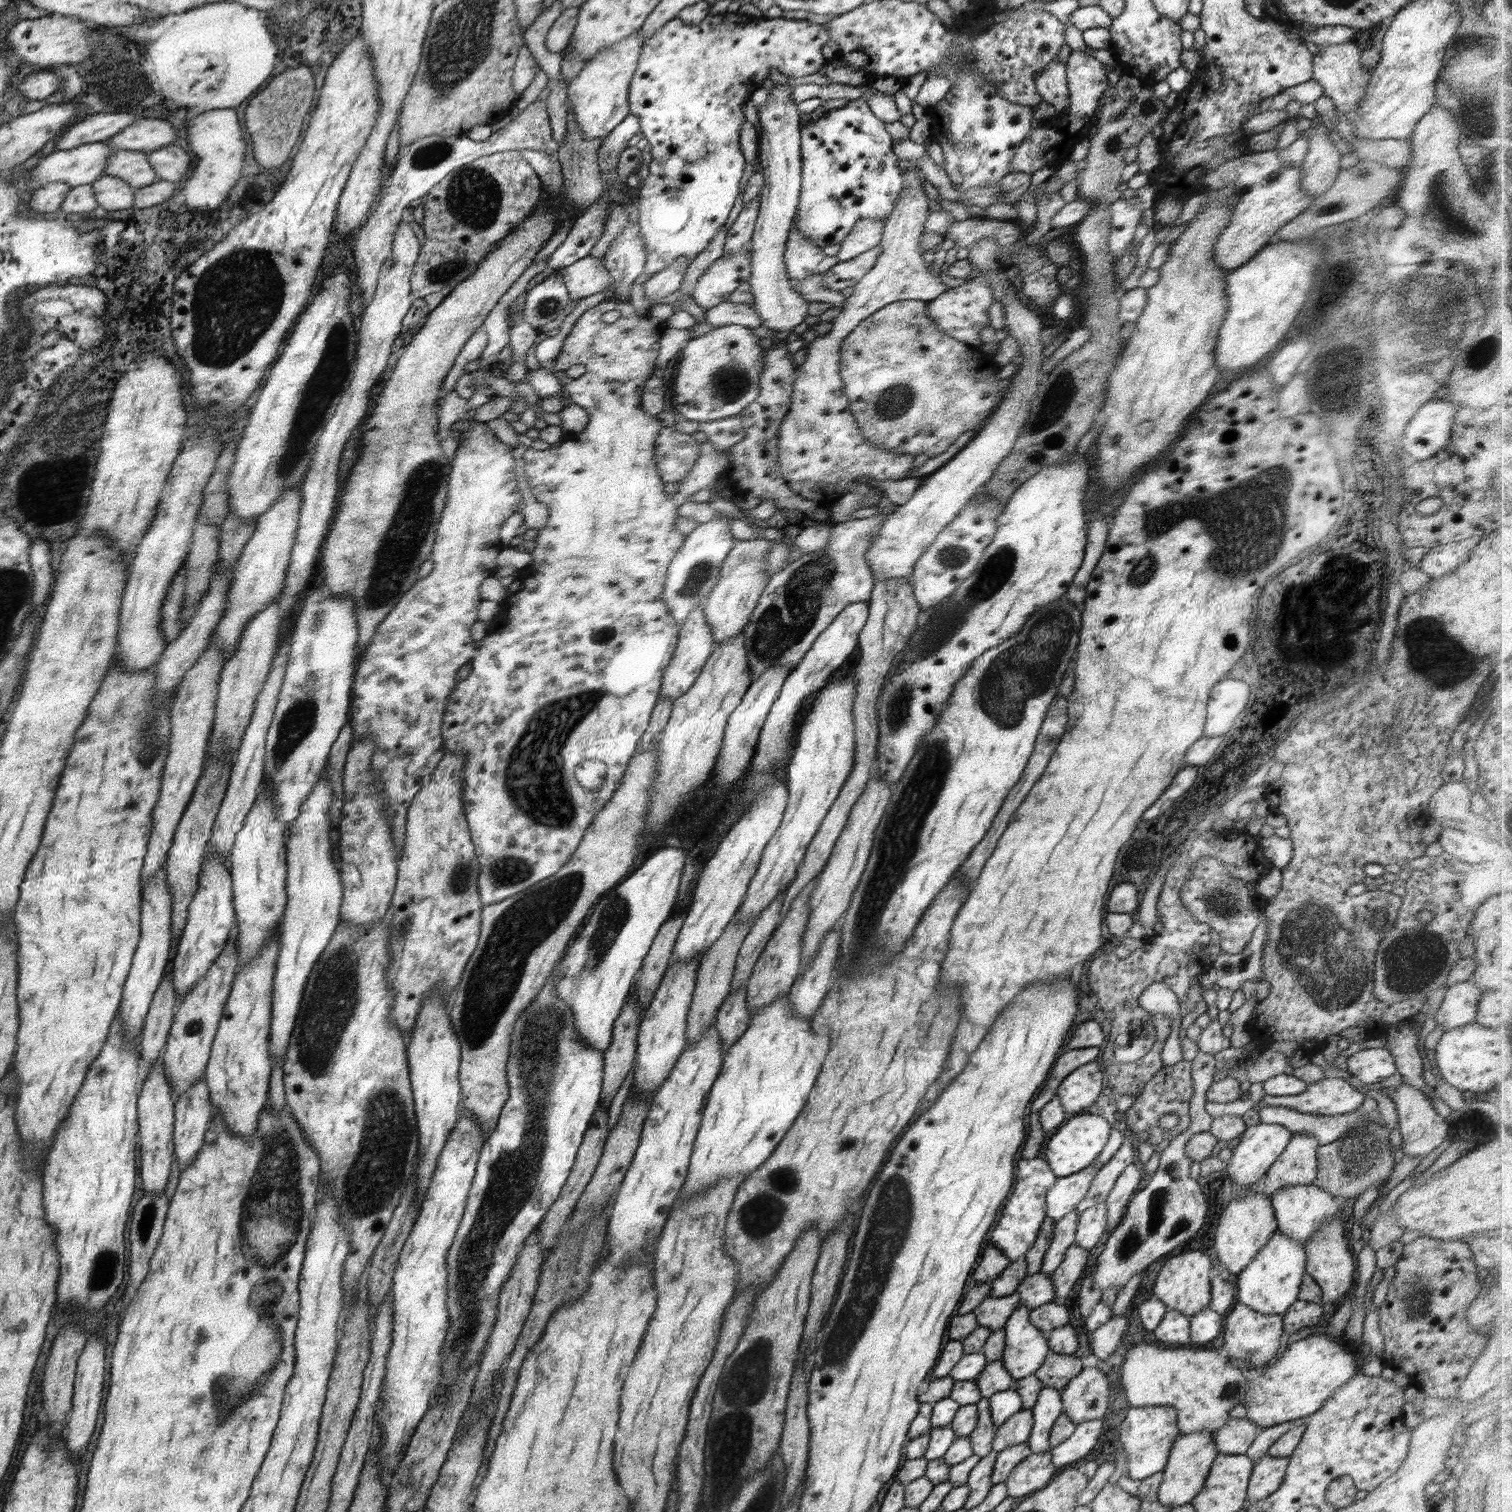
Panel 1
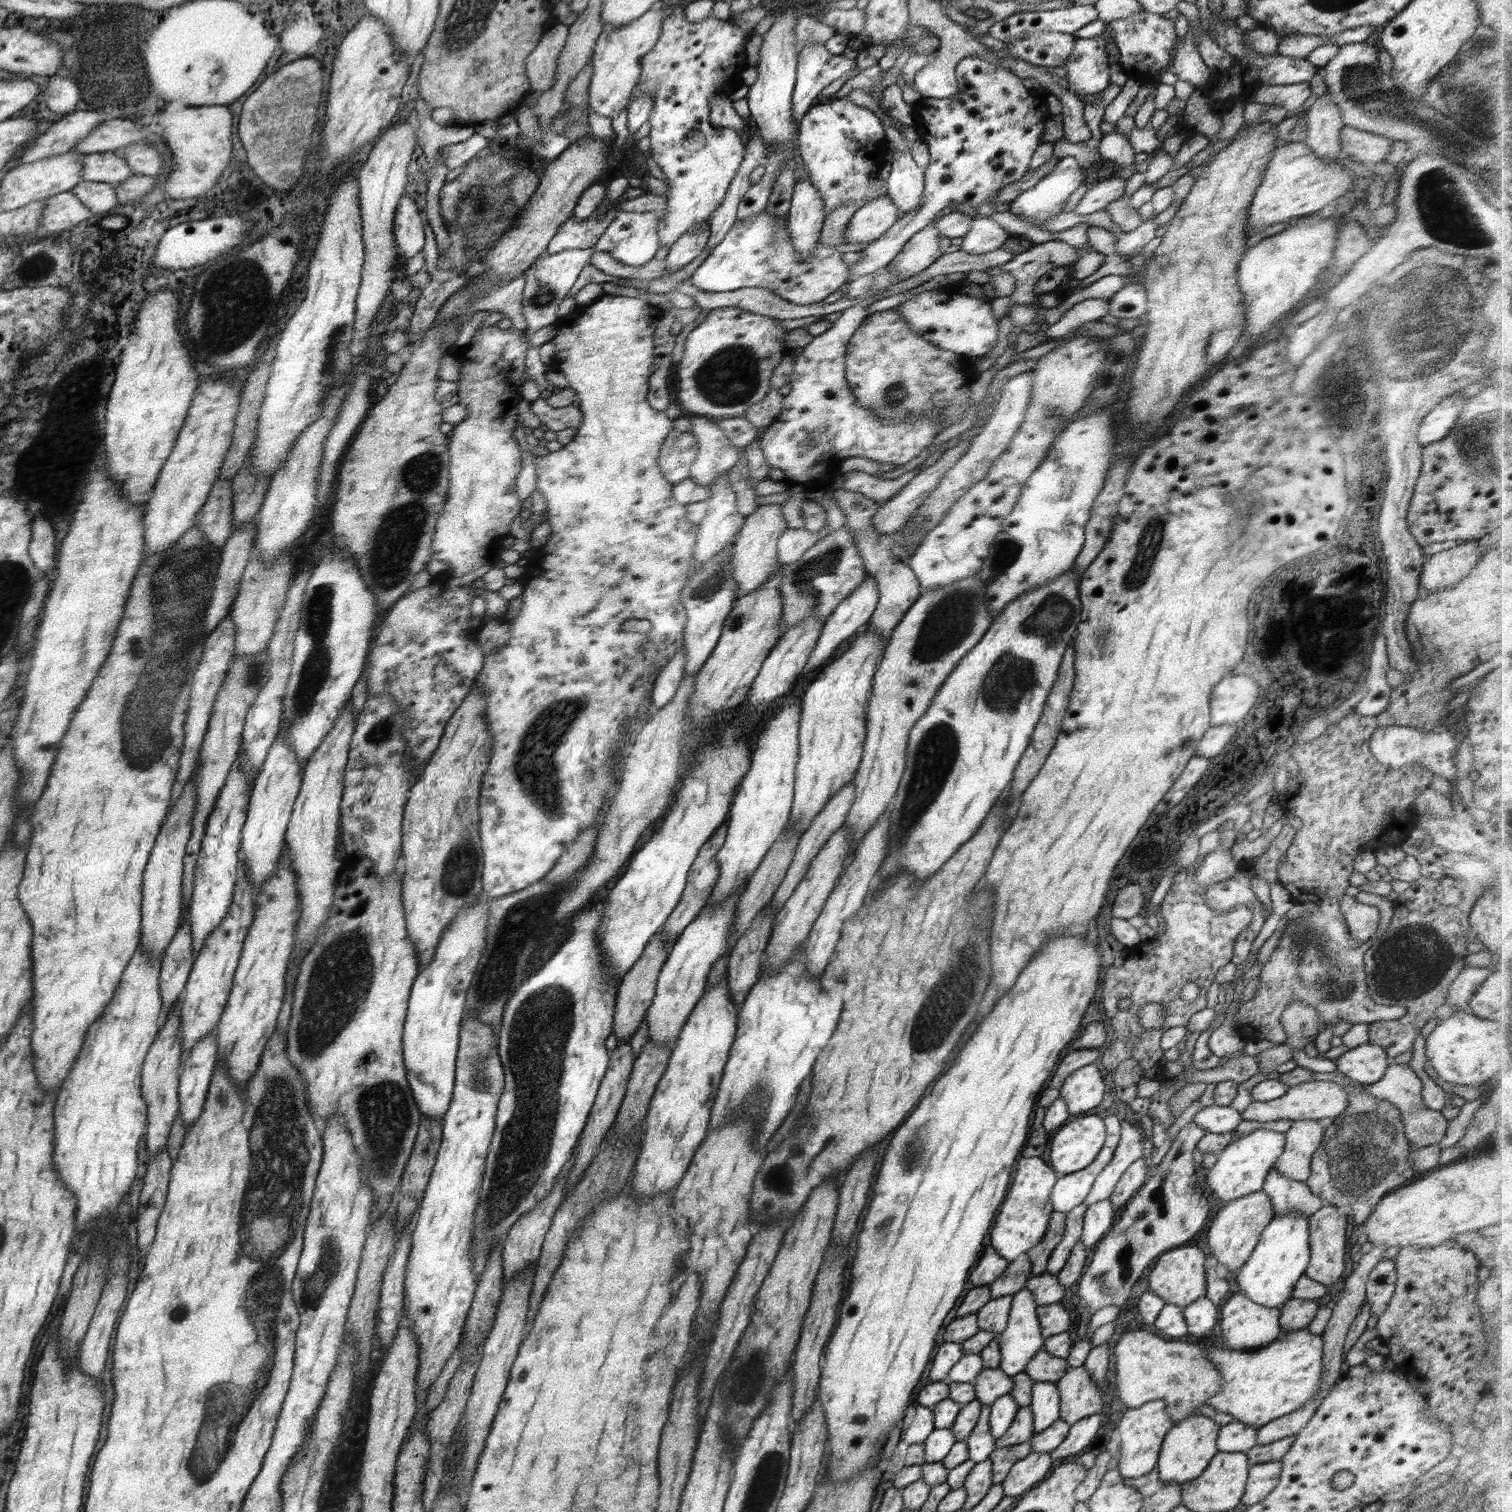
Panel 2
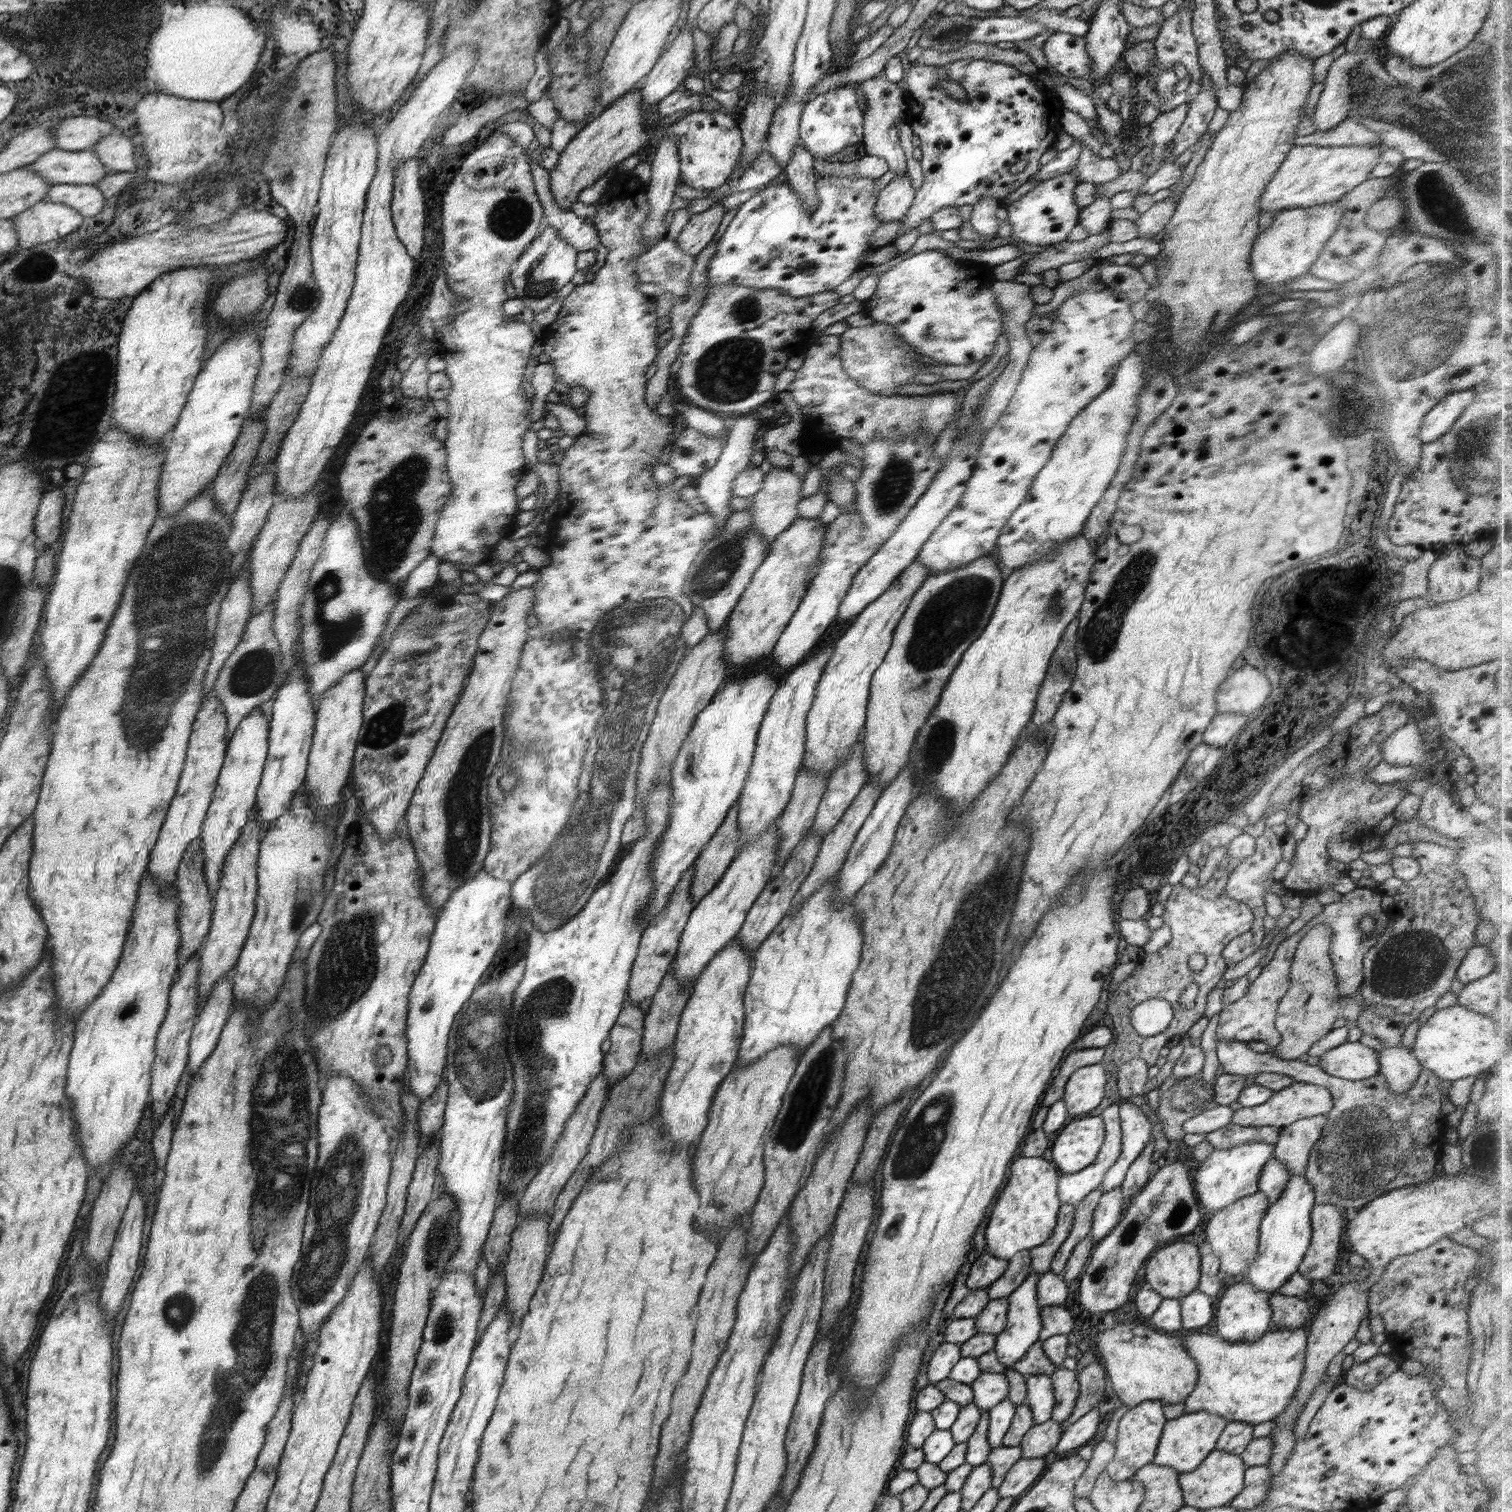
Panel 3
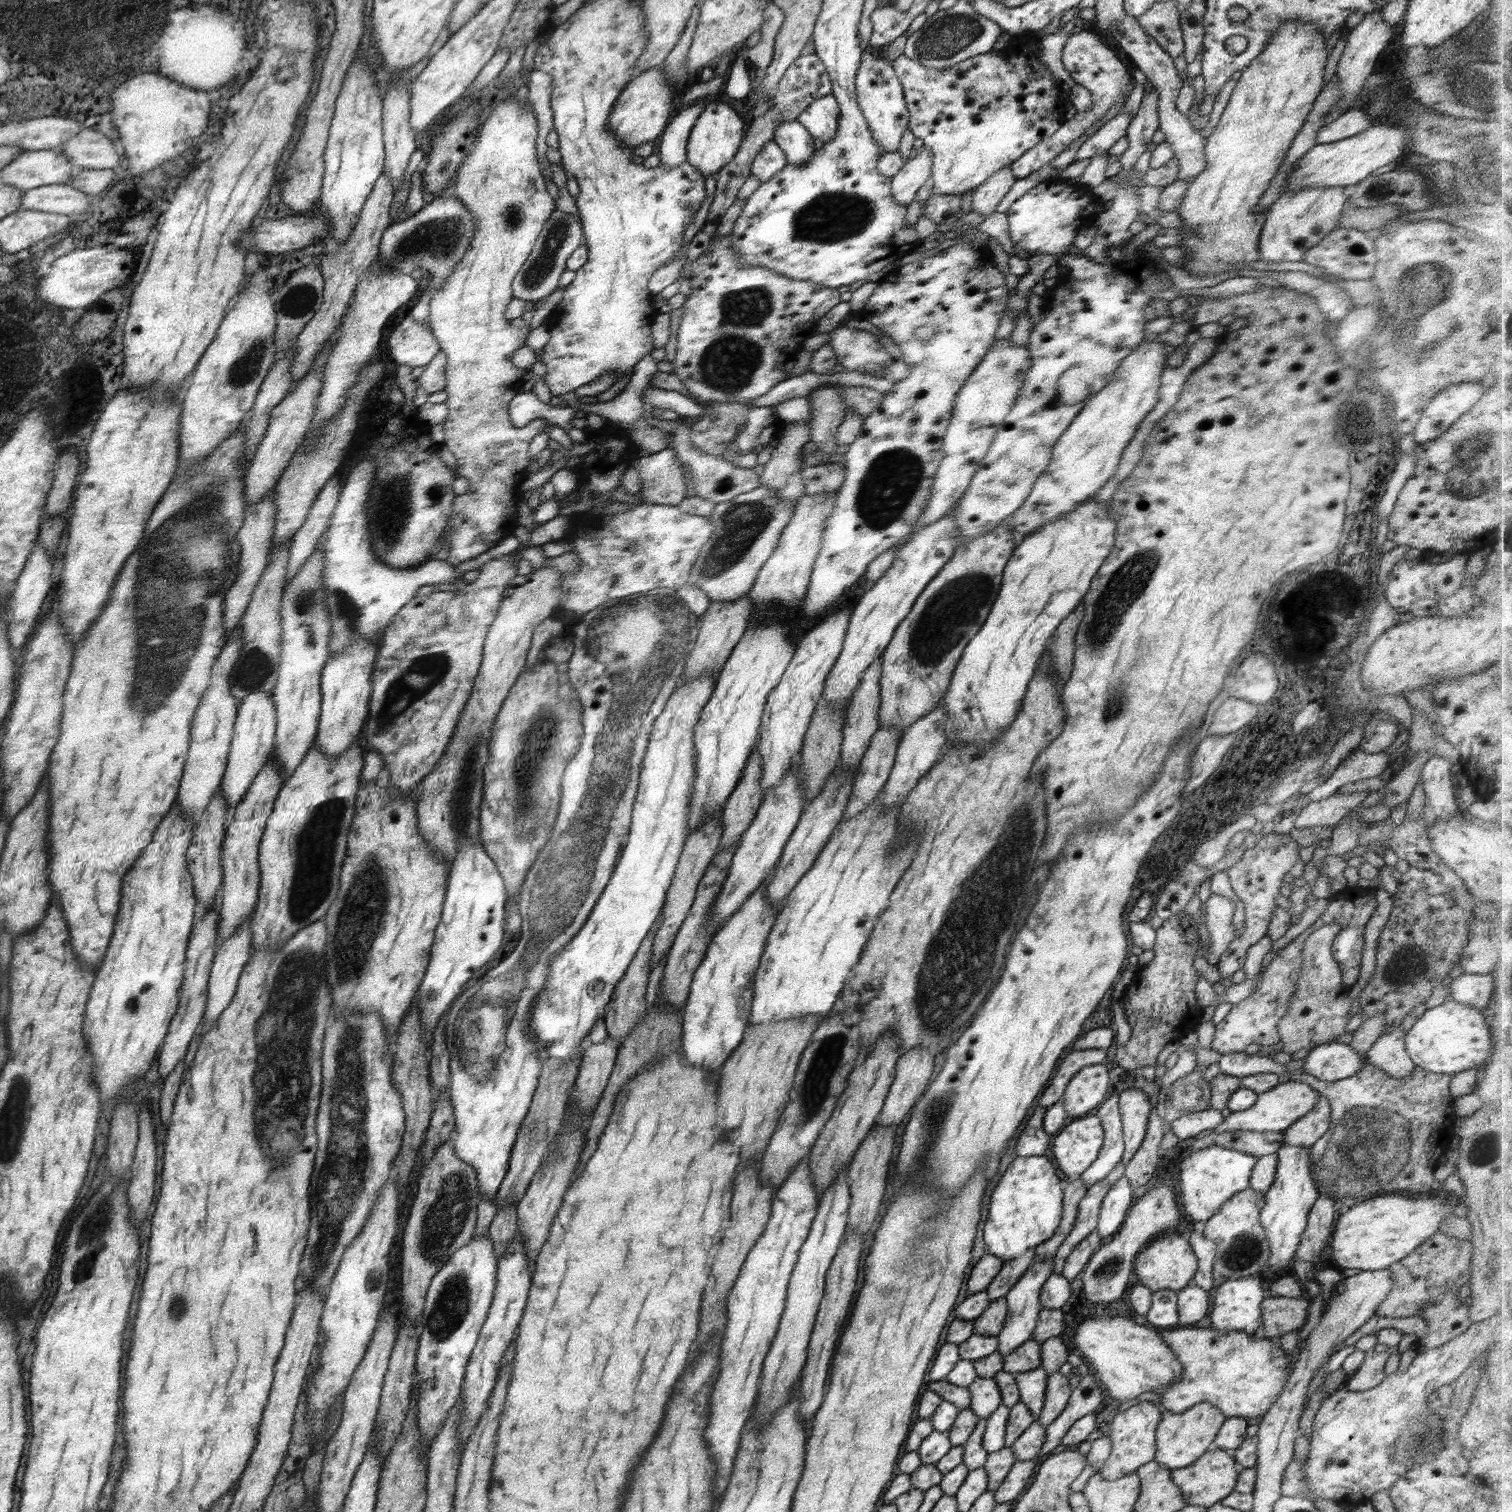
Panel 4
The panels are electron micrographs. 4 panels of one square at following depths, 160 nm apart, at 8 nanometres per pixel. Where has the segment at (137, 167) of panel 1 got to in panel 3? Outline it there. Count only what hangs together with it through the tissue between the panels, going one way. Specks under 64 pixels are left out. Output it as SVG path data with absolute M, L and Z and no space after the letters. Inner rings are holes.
M56 148L36 159L29 168L52 185L95 185L110 172L91 149L67 151Z

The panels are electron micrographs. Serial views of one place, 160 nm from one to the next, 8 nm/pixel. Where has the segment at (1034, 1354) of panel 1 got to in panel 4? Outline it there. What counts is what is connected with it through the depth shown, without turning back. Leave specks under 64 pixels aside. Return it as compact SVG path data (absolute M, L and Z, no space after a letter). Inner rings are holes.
M1053 1260L1038 1261L1030 1265L1026 1269L1024 1276L1018 1280L1018 1283L1006 1293L1003 1297L1007 1302L1008 1314L1006 1315L1005 1323L1002 1330L997 1334L998 1352L1002 1356L1013 1353L1018 1346L1022 1346L1027 1340L1032 1339L1032 1333L1037 1323L1038 1313L1041 1311L1039 1301L1040 1292L1044 1287L1044 1283L1053 1272Z

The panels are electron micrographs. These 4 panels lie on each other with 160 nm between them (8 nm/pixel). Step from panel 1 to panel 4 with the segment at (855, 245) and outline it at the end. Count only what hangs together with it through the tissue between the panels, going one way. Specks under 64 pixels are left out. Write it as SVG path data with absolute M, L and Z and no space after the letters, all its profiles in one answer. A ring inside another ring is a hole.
M923 146L892 177L890 194L896 200L896 204L910 205L918 190L930 184L932 161L930 149Z

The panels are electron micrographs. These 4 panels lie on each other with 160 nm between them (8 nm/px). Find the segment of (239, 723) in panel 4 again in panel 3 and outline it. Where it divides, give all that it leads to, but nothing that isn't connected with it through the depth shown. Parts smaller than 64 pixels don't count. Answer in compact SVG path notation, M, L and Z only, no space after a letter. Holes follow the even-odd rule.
M261 707L254 708L241 720L238 728L234 730L234 736L228 742L228 754L225 755L224 766L221 768L217 788L201 831L200 838L203 840L201 843L206 856L203 871L206 872L207 883L213 896L216 895L215 890L219 889L225 856L237 842L241 828L249 822L256 808L261 776L269 754L270 720Z

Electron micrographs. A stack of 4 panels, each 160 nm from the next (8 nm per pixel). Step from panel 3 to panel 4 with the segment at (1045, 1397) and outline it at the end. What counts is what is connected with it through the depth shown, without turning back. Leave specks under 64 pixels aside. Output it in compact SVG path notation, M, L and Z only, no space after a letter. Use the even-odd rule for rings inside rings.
M1041 1366L1028 1372L1013 1373L1019 1390L1020 1401L1028 1407L1035 1418L1042 1410L1047 1376L1047 1372Z

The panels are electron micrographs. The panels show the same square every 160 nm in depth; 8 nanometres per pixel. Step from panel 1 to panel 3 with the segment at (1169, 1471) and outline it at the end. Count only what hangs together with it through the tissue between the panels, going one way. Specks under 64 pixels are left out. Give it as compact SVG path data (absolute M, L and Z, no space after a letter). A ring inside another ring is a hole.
M1205 1410L1184 1413L1180 1417L1168 1419L1160 1435L1153 1463L1173 1468L1179 1473L1192 1472L1215 1449L1228 1424L1229 1421L1226 1419Z

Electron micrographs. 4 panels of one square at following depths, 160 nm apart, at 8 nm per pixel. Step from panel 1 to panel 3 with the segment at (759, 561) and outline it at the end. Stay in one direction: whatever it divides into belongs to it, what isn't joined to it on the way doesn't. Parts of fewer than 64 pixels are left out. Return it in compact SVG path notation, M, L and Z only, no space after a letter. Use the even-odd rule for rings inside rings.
M772 467L765 476L762 488L747 499L753 514L753 525L761 532L769 546L781 532L784 532L798 518L797 504L801 500L800 489L803 480L800 479L800 475L792 472L790 467Z

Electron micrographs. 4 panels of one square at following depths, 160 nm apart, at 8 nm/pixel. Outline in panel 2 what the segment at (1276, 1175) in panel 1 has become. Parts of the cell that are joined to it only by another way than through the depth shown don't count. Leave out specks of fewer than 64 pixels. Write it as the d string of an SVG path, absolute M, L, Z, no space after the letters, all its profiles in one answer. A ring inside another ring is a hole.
M1297 1120L1284 1133L1286 1146L1275 1168L1286 1178L1306 1182L1311 1174L1312 1156L1325 1135L1326 1123L1318 1120Z

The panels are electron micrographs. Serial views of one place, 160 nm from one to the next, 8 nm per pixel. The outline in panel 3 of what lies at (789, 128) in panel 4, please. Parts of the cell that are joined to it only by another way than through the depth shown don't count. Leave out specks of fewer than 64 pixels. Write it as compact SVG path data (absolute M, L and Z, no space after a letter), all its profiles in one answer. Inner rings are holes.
M802 143L795 144L790 160L783 170L788 178L787 183L806 205L806 214L814 214L820 204L816 195L815 159L815 156L807 151L806 146Z

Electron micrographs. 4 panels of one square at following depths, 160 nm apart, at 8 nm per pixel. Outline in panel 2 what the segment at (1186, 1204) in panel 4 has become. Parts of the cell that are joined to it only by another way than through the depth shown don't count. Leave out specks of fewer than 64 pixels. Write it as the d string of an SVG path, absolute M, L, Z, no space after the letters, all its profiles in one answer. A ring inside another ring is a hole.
M1257 1129L1246 1136L1239 1137L1236 1142L1228 1142L1226 1148L1217 1153L1218 1162L1214 1163L1214 1167L1209 1169L1206 1176L1210 1191L1223 1203L1263 1191L1266 1176L1275 1168L1285 1146L1284 1133L1267 1129Z

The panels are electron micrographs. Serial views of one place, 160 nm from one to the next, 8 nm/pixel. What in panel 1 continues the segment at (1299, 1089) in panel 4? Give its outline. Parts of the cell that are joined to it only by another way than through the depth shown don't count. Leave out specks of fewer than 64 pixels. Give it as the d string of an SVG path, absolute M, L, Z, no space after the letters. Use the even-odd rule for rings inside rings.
M1324 1078L1309 1084L1296 1096L1264 1095L1256 1106L1281 1106L1302 1114L1342 1115L1356 1111L1364 1102L1363 1090L1339 1078Z

